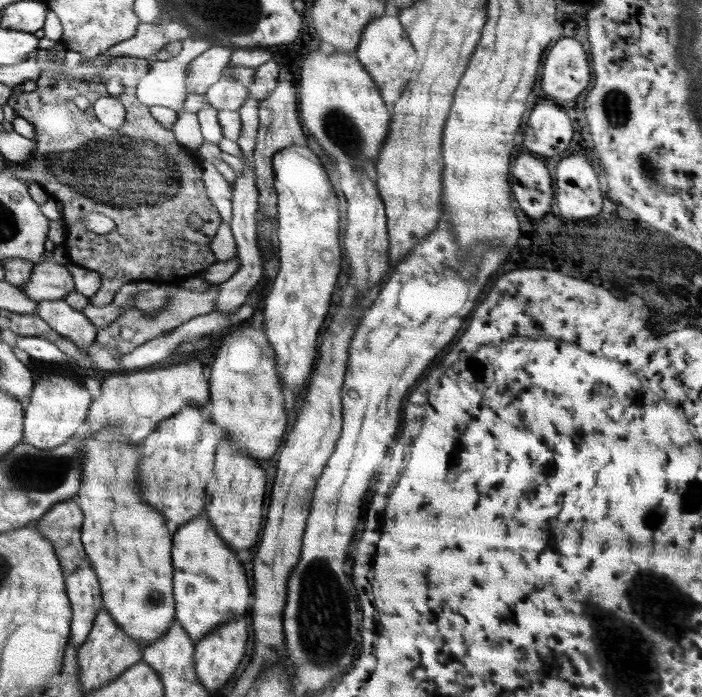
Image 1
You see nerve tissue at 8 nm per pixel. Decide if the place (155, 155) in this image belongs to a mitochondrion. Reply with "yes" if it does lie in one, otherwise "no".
yes

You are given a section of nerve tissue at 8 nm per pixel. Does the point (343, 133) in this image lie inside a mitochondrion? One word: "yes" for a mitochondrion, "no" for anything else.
yes

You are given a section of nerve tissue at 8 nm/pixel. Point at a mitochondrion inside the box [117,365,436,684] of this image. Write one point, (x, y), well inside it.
(322, 617)

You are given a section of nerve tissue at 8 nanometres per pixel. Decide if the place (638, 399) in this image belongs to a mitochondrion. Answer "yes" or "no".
no

